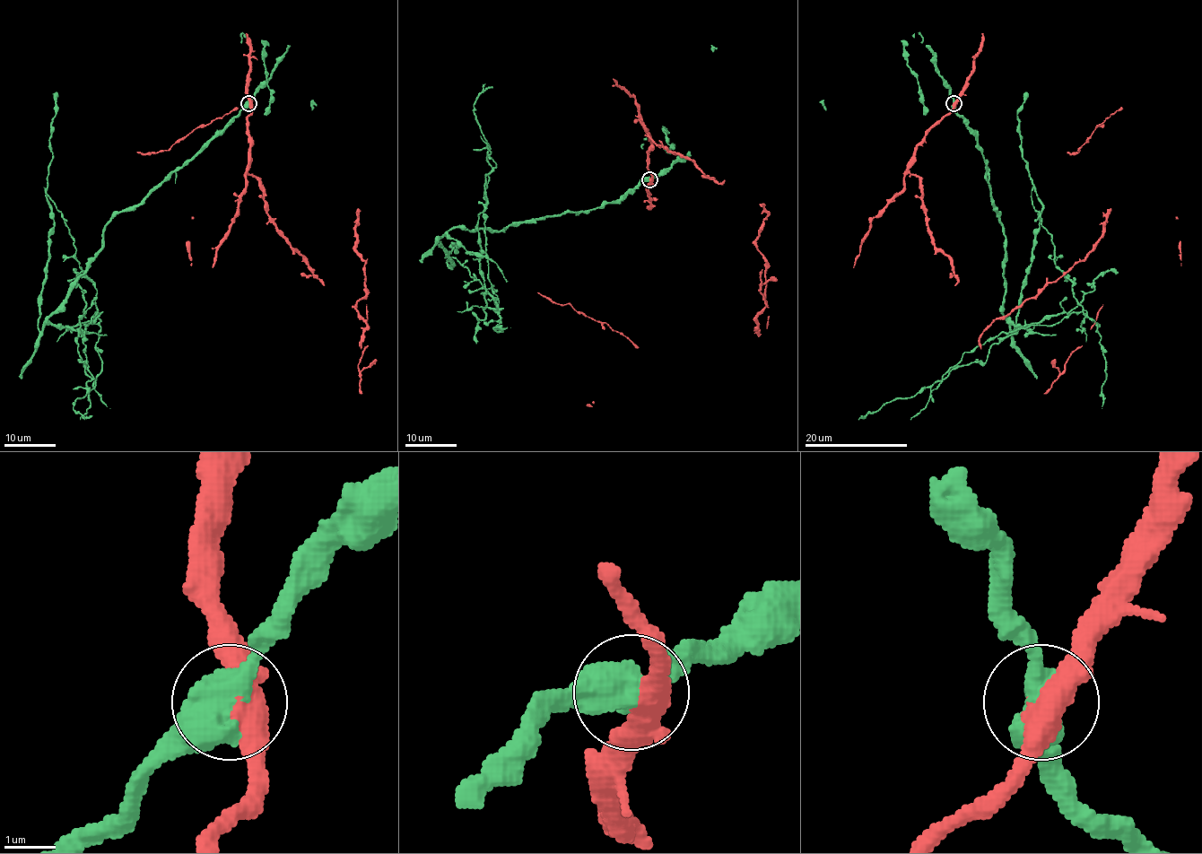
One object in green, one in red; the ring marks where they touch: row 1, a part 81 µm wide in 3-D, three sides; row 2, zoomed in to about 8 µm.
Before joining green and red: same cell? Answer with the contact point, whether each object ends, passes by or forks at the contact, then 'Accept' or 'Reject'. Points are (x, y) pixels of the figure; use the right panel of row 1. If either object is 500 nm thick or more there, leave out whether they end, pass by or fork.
Place: (953, 103). Reject

